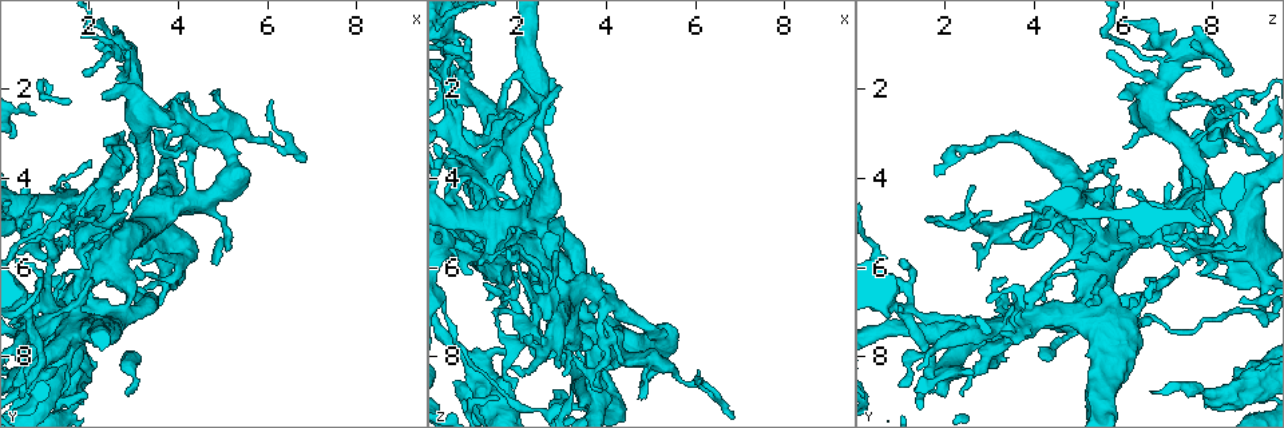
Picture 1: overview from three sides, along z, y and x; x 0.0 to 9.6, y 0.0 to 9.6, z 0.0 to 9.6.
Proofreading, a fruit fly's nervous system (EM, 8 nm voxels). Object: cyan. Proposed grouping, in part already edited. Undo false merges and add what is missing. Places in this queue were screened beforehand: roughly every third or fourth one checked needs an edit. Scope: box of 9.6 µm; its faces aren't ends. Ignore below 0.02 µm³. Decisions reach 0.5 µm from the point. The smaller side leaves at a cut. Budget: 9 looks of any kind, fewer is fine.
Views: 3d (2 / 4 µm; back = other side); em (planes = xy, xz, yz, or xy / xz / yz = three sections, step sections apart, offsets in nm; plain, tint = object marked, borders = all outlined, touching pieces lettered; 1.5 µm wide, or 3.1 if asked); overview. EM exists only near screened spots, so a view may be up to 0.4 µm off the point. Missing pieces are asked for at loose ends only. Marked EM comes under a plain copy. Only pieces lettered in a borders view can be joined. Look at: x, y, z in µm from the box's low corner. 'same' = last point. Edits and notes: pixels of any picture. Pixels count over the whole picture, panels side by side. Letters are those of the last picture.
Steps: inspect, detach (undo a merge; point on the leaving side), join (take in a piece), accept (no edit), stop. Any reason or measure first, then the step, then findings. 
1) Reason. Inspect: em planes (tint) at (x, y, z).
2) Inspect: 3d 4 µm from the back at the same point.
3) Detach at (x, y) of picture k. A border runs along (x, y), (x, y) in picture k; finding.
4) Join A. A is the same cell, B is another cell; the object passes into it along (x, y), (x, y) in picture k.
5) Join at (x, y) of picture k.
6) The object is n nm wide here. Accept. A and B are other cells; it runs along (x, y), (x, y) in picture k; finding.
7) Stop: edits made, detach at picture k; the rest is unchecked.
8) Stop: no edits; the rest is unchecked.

Stops while still wide. Inspect: 3d 2 µm at (0.80, 6.90, 5.15).

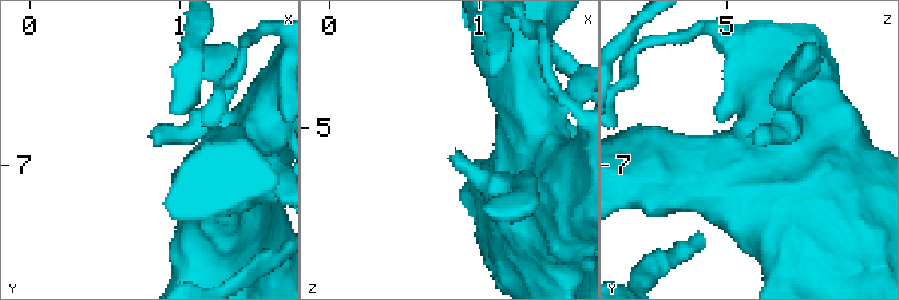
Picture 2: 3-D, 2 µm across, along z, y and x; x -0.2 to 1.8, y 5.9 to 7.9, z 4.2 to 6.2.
Inspect: em planes (tint) at (0.84, 6.82, 5.14).

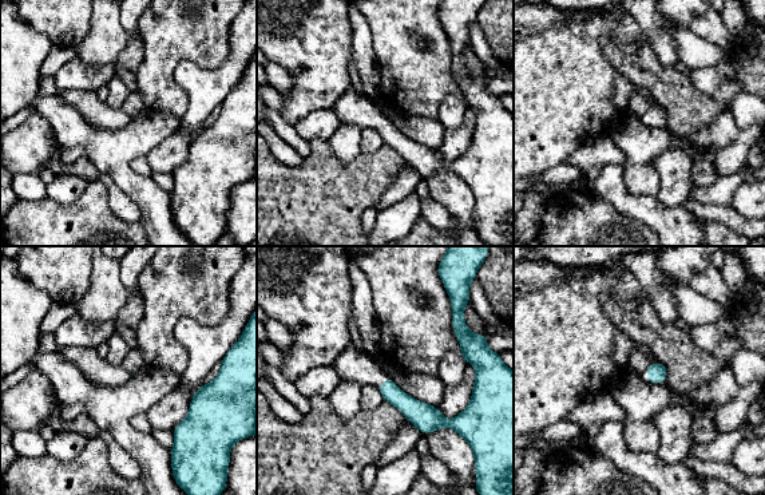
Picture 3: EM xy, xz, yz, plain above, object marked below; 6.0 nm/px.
See the neighbours. Inspect: em planes (borders) at the same point.

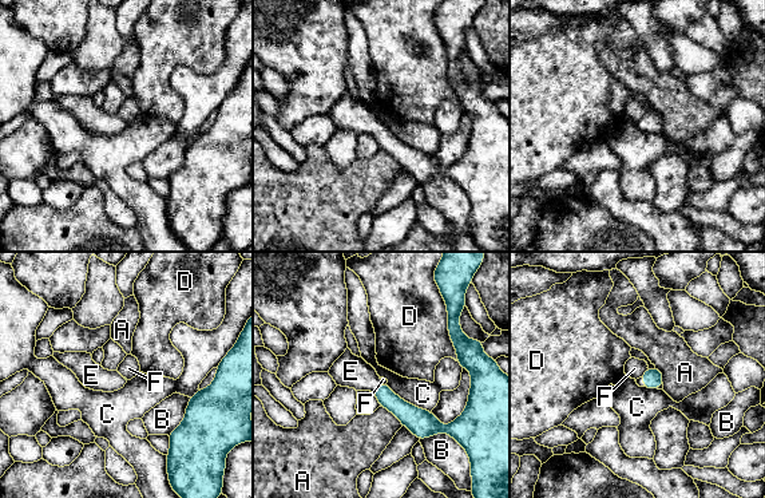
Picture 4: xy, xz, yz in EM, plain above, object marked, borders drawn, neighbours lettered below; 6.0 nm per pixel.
Join E. E is the same cell, A, B, C, D and F are other cells; the object passes into it along (408, 415), (379, 387), (351, 371) in picture 4; the neuron continues.

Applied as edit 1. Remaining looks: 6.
Thick turns thin. Inspect: 3d 2 µm at (0.55, 7.00, 1.00).

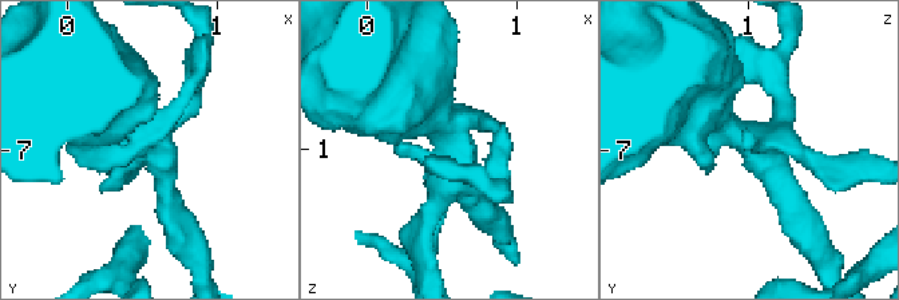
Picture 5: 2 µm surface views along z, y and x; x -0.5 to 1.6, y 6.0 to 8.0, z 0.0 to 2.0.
Shape alone is not enough. Inspect: em 3.1 µm planes (borders) at (0.60, 6.92, 1.04).

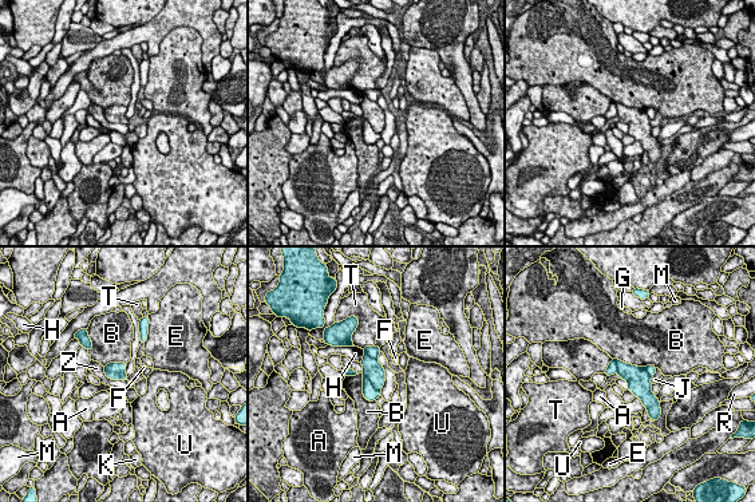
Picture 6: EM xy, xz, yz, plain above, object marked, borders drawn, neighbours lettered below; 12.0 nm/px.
The object is 220 nm wide here. Detach at (372, 368) of picture 6. A, B, E, F, G, H, J, K, M, R, T, U and Z are other cells; a border runs along (364, 375), (379, 390) in picture 6; a second neuron is stuck on.

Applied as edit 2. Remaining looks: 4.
End of a long branch. Inspect: 3d 4 µm at (1.70, 9.05, 9.00).

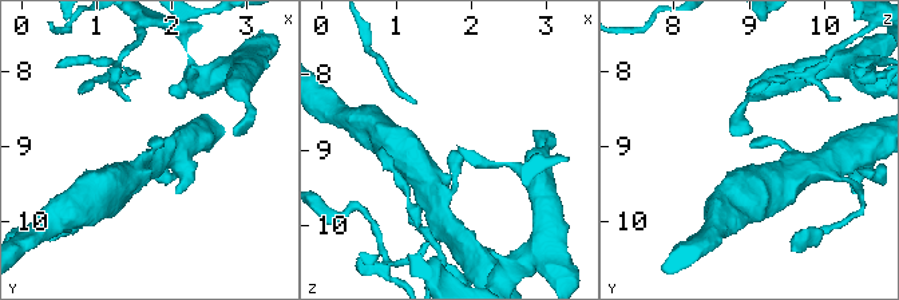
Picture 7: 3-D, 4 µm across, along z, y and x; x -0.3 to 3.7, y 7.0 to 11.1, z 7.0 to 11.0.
Inspect: em xy step 4 (tint) at (1.75, 8.95, 9.00).

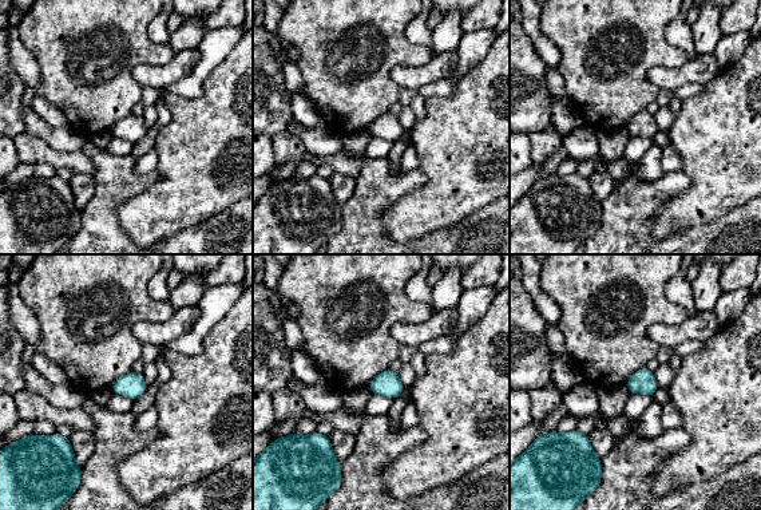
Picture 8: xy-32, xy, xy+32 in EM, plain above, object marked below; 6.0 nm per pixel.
Another direction. Inspect: em planes (borders) at the same point.

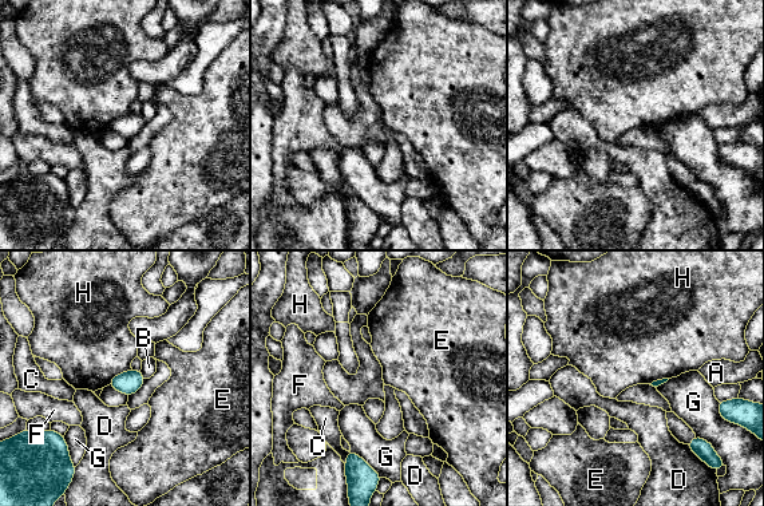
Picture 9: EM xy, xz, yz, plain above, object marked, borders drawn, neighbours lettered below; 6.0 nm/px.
Accept. A, B, C, D, E, F, G and H are other cells; no lettered piece goes on from it.

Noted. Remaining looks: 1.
Thin end. Inspect: em xz step 8 (borders) at (4.75, 2.15, 8.95).

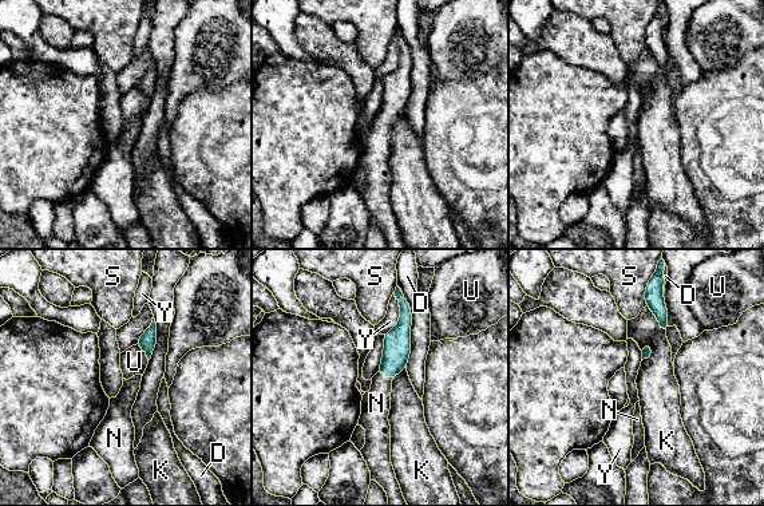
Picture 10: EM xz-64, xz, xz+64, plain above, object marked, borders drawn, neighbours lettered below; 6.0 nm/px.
Join N. N is the same cell, D, K, S, U and Y are other cells; the object passes into it along (398, 347), (384, 375), (376, 403) in picture 10; it goes on there.

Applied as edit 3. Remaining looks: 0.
Stop: edits made, join at picture 4, detach at picture 6, join at picture 10; the rest is unchecked.

